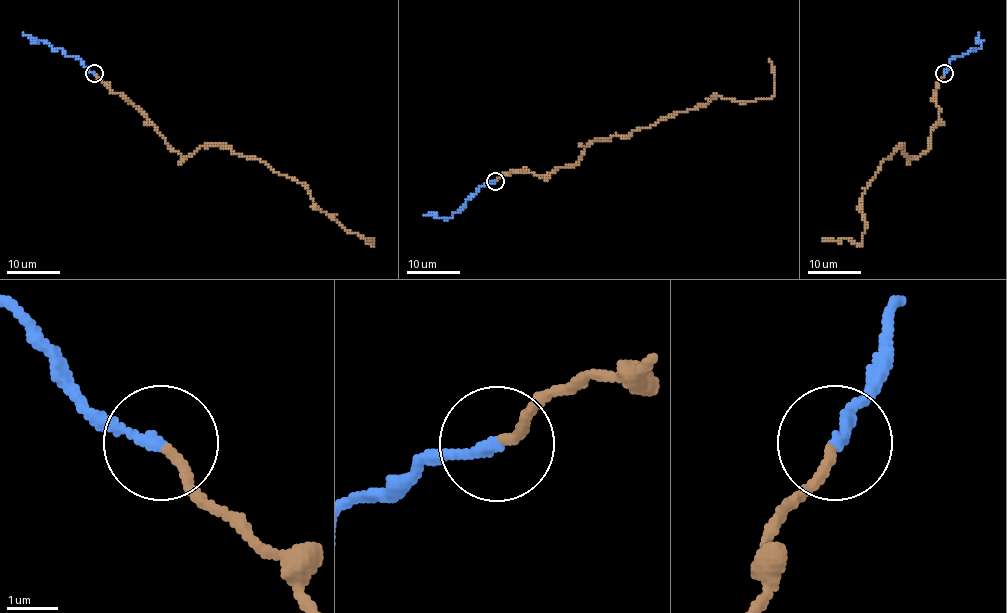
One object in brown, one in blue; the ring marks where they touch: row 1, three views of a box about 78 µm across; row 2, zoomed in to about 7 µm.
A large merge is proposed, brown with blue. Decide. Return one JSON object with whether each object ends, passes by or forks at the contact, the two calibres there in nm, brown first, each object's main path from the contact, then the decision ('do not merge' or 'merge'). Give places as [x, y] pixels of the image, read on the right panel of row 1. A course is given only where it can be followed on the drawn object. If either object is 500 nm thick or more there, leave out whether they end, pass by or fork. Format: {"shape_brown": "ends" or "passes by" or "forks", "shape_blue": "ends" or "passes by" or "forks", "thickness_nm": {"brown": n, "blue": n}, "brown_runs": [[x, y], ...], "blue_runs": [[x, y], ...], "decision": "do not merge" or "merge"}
{"shape_brown": "ends", "shape_blue": "ends", "thickness_nm": {"brown": 190, "blue": 240}, "brown_runs": [[943, 73], [930, 148], [909, 157], [898, 145], [880, 164], [860, 202], [861, 244], [823, 239]], "blue_runs": [[945, 73], [951, 58], [982, 45], [979, 34]], "decision": "do not merge"}

